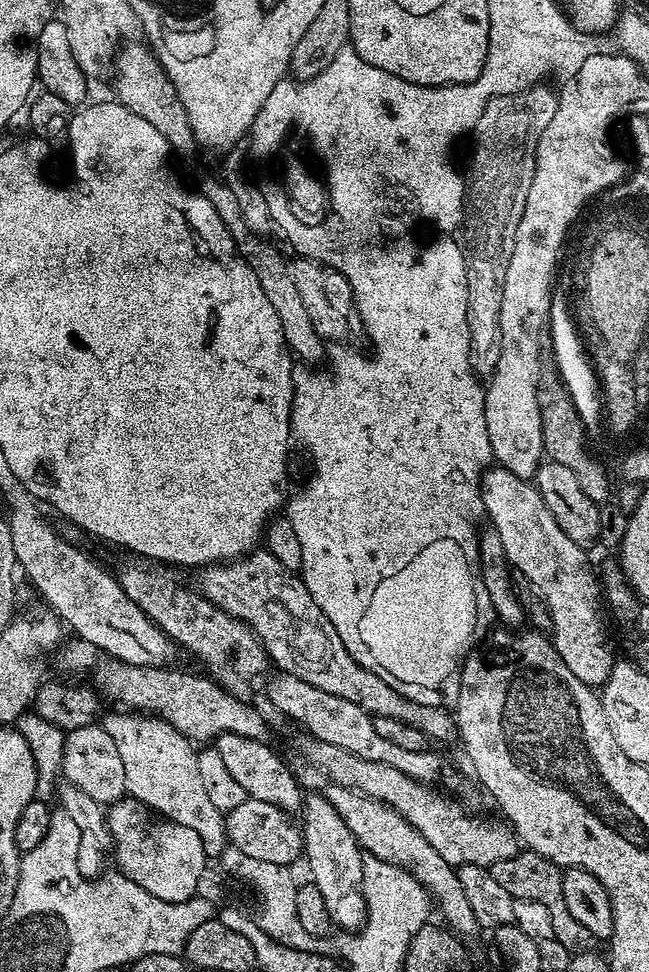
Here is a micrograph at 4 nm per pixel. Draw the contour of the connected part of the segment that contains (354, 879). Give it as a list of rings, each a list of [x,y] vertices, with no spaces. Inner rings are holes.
[[[312,790],[305,795],[302,805],[302,831],[304,834],[303,855],[308,856],[308,868],[312,871],[311,883],[318,886],[322,902],[330,914],[333,925],[340,930],[356,930],[364,923],[364,887],[362,870],[365,853],[360,843],[350,834],[350,828],[330,802],[319,791]]]

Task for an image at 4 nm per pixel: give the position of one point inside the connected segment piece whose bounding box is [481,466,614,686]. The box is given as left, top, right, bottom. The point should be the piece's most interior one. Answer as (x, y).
(536, 547)

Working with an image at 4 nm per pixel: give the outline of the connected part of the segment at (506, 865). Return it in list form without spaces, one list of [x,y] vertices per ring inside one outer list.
[[[521,850],[514,858],[502,858],[502,862],[494,862],[491,866],[494,881],[508,890],[514,900],[536,900],[546,906],[553,923],[553,940],[562,942],[566,950],[573,954],[590,952],[597,947],[597,940],[586,926],[579,924],[566,907],[566,898],[562,895],[562,872],[557,865],[550,863],[544,856],[536,852]]]

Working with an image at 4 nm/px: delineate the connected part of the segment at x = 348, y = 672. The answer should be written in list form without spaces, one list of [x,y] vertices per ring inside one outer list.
[[[253,550],[247,556],[238,560],[229,560],[219,564],[209,564],[199,569],[200,584],[198,590],[214,606],[218,606],[226,614],[248,624],[252,633],[262,642],[262,646],[268,652],[269,661],[277,664],[280,672],[290,674],[294,678],[302,678],[302,682],[310,682],[310,686],[318,686],[318,690],[326,690],[326,694],[338,694],[338,698],[346,698],[346,702],[354,702],[354,706],[362,706],[369,716],[381,716],[382,718],[394,718],[406,722],[410,727],[422,730],[429,741],[440,744],[448,744],[457,739],[458,731],[451,711],[442,708],[427,708],[416,704],[412,700],[405,700],[402,694],[398,694],[386,682],[382,682],[376,674],[370,674],[370,670],[364,667],[351,656],[330,618],[314,602],[310,590],[304,584],[303,579],[289,565],[278,562],[278,558],[271,550]]]

